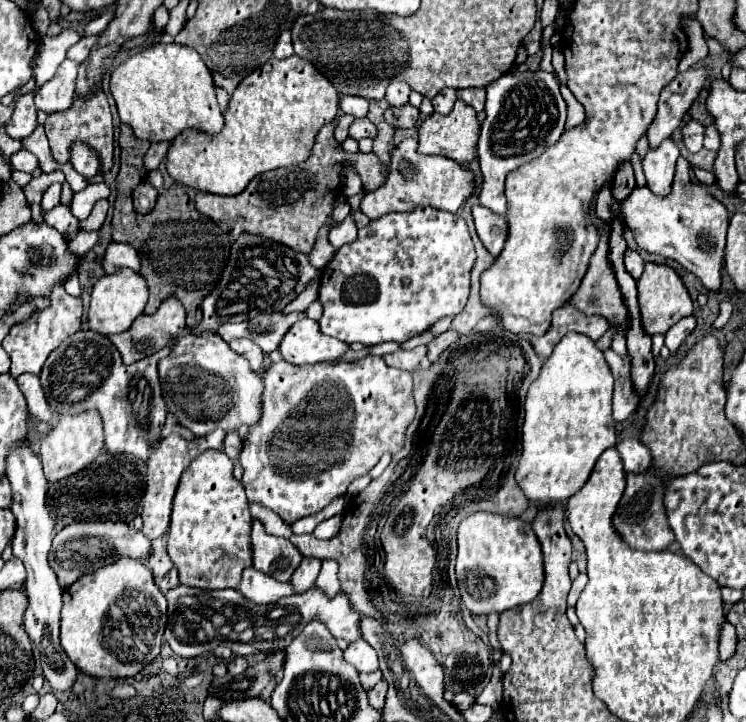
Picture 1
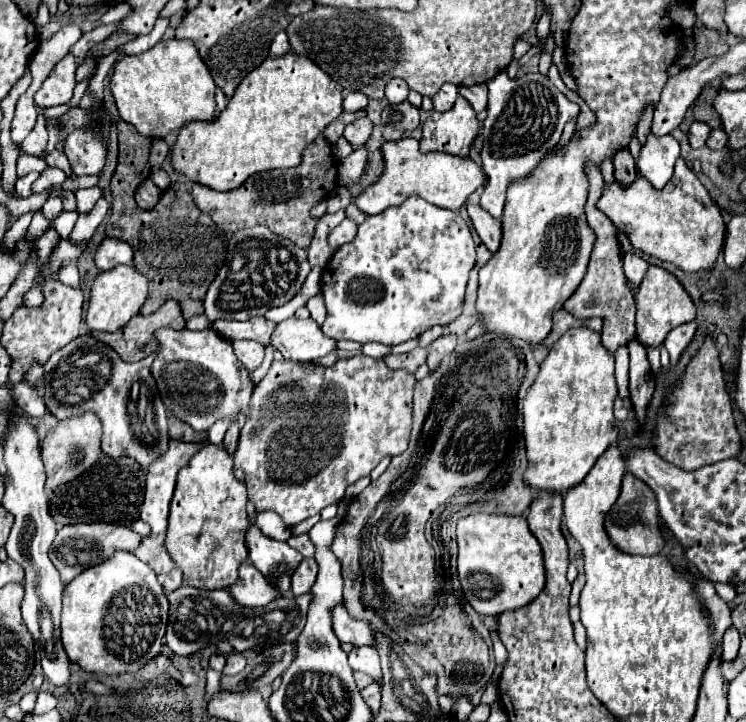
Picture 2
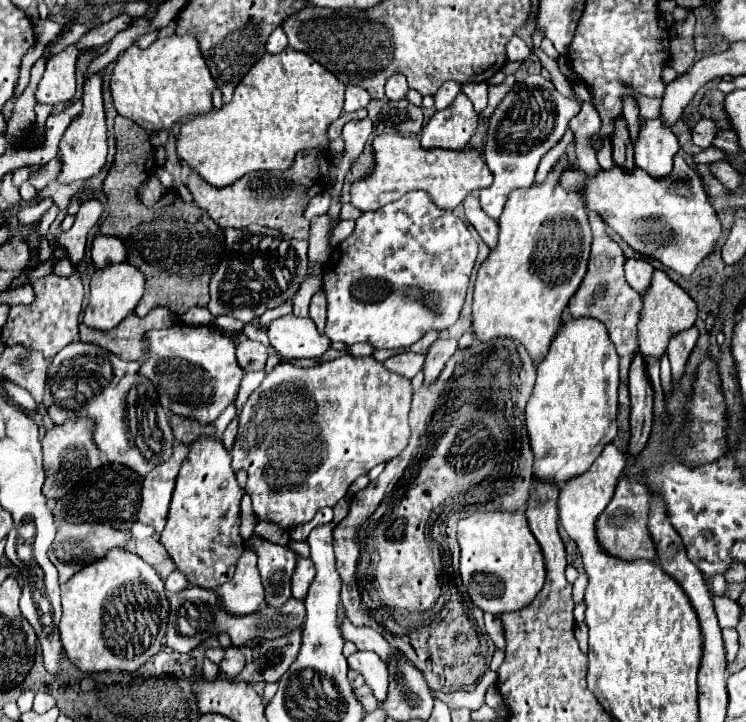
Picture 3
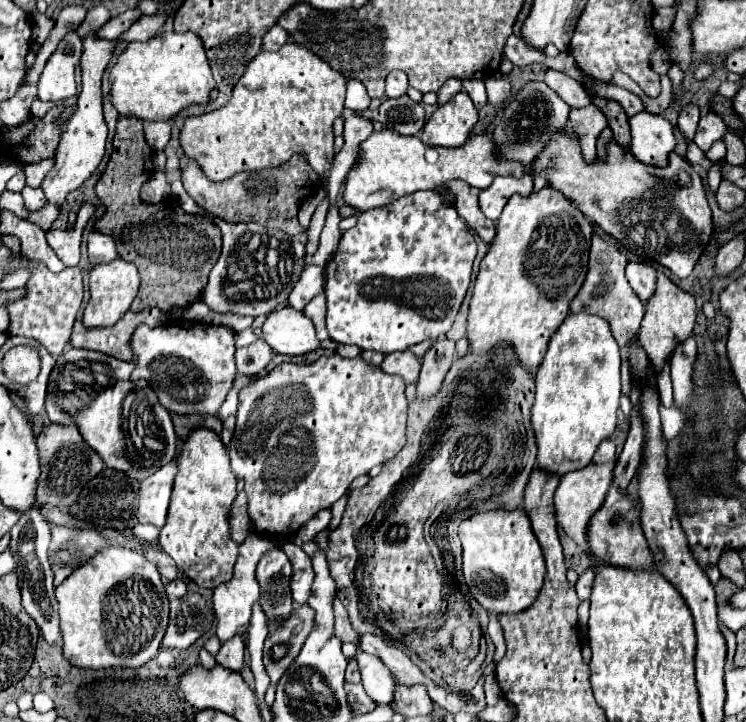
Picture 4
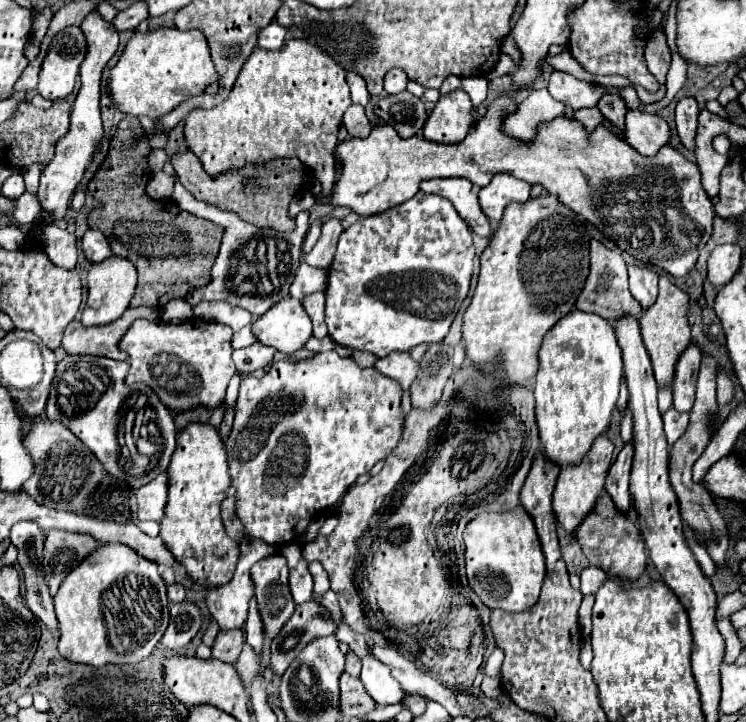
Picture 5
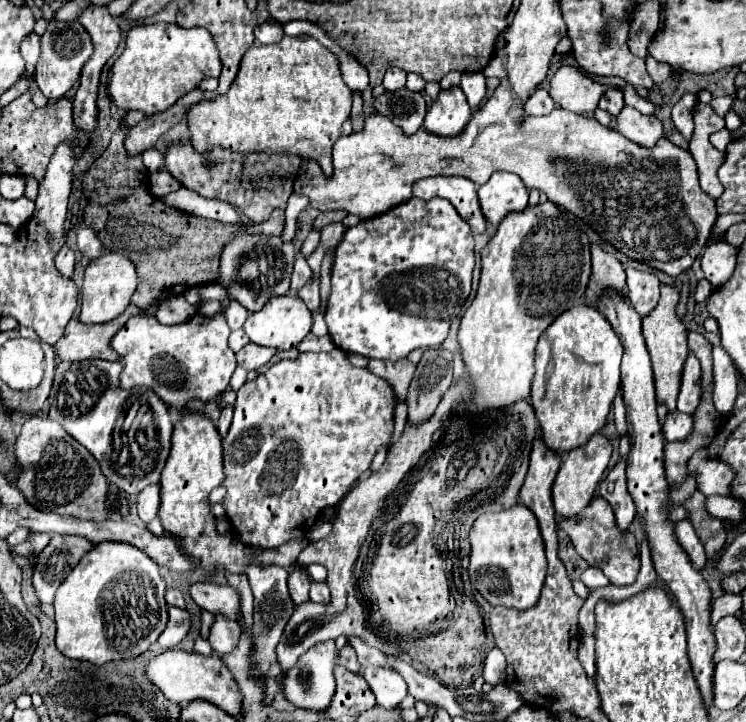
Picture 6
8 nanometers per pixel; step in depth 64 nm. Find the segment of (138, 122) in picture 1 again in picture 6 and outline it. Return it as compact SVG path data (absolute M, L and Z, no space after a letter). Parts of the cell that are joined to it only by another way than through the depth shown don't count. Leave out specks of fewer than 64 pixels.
M136 24L130 28L126 48L110 70L110 98L130 112L140 110L146 116L174 106L182 96L196 90L202 80L220 76L220 60L214 40L206 28L180 28L178 24Z

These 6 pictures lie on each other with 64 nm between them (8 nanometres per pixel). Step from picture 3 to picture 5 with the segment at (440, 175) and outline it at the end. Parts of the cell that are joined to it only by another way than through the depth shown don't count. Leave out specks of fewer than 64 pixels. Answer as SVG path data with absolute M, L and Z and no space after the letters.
M508 96L496 98L484 120L480 120L462 140L462 144L434 144L424 140L420 134L412 138L400 138L394 128L388 126L376 126L372 128L368 138L348 138L342 144L336 146L336 156L344 160L344 174L340 182L334 186L334 192L330 196L330 202L336 206L346 206L354 210L360 216L374 214L386 208L392 208L408 198L412 198L424 180L434 178L466 178L472 184L484 188L490 184L490 178L494 174L510 174L520 180L526 180L528 184L542 184L550 194L556 194L568 208L572 208L576 214L592 222L606 238L614 240L618 248L632 254L644 264L654 264L670 272L672 276L680 278L686 276L700 254L700 248L706 244L706 240L712 234L712 220L714 220L714 206L710 198L706 196L702 182L700 182L700 170L696 164L692 164L684 154L674 150L672 146L662 148L662 152L654 158L644 158L626 144L626 140L618 138L614 132L608 132L604 126L598 126L590 136L586 130L570 120L570 118L558 118L550 124L540 124L540 132L536 136L536 142L532 146L526 146L514 138L508 138L502 134L502 112L512 112L516 108L516 102Z

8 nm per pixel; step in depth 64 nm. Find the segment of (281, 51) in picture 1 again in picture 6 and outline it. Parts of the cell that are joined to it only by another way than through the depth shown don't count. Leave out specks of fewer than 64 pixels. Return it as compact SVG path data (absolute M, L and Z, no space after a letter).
M266 22L266 24L260 24L256 30L256 42L258 44L278 44L284 36L284 30L280 24L272 24L272 22Z

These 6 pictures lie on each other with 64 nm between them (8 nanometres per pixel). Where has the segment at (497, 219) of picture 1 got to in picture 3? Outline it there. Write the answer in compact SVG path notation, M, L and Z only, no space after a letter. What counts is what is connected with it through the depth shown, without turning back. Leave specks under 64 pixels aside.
M472 194L472 196L466 196L466 200L462 202L464 206L464 216L466 220L476 228L476 232L480 234L480 238L486 242L488 248L494 248L498 244L498 222L492 220L482 208L480 208L480 202L478 202L478 196Z

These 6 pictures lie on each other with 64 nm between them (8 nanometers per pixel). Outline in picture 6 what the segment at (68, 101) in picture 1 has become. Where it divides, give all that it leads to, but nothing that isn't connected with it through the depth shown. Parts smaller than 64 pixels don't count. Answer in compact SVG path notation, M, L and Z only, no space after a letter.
M48 22L42 40L42 54L36 64L36 84L48 100L64 98L64 94L74 86L80 76L84 62L92 54L92 40L80 22Z

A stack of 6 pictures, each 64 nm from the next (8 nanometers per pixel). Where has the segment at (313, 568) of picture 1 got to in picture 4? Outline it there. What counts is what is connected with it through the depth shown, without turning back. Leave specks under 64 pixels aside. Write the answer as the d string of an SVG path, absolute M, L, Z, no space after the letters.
M286 542L282 546L282 550L286 552L286 556L292 562L292 580L290 580L290 588L292 588L292 598L298 604L306 604L308 596L310 596L310 586L314 580L314 570L312 570L312 562L310 556L296 544Z

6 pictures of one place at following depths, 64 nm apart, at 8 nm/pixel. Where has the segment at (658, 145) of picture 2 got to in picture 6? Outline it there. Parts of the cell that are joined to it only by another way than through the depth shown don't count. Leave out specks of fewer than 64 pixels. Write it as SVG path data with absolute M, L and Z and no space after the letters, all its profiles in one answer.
M624 106L614 120L618 124L618 132L642 148L654 148L656 142L664 138L664 126L656 116L644 116L630 106Z

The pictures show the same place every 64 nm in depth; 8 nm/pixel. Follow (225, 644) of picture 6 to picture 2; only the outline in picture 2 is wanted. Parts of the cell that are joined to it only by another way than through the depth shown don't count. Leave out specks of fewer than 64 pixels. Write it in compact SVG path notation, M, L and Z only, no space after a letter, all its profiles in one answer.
M232 652L226 660L226 668L224 668L224 674L240 674L246 666L246 658L238 652Z

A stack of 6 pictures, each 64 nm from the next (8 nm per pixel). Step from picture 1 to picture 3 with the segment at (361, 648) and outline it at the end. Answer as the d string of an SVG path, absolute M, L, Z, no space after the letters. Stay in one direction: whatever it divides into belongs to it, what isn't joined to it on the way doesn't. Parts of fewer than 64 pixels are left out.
M358 650L356 654L352 654L348 658L348 666L352 670L358 670L366 678L366 684L372 688L378 702L382 702L386 698L388 670L386 670L386 664L382 662L382 658L376 652Z

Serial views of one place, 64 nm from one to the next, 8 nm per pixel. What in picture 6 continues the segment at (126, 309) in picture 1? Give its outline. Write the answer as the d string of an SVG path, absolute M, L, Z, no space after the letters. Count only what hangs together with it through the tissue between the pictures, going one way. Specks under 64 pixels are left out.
M108 252L98 260L92 260L84 272L82 308L80 308L82 324L102 324L118 318L128 308L134 290L136 290L136 270L126 256Z

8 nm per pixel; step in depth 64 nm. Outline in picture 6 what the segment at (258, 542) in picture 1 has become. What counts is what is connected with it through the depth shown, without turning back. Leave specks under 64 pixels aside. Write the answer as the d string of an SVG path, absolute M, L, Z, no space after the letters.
M250 564L246 568L246 576L248 576L248 582L254 592L254 646L256 646L254 660L258 664L256 672L260 676L264 676L264 680L266 680L266 690L268 690L266 704L270 704L274 700L276 692L282 690L282 686L276 682L276 678L284 678L284 672L276 664L274 648L282 636L282 630L284 630L288 618L294 612L294 602L288 594L288 586L286 586L286 580L288 580L286 568L276 566L276 564Z

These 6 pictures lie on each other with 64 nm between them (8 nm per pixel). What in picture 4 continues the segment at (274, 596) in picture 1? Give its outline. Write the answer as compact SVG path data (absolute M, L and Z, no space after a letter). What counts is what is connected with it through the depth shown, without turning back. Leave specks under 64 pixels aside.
M252 532L242 544L240 544L240 554L234 566L234 576L230 582L214 588L214 596L212 596L212 604L214 604L214 612L218 616L218 640L220 642L228 642L242 624L250 622L252 616L252 606L260 600L260 584L256 580L256 566L263 554L274 545L274 542L266 540L264 536Z

